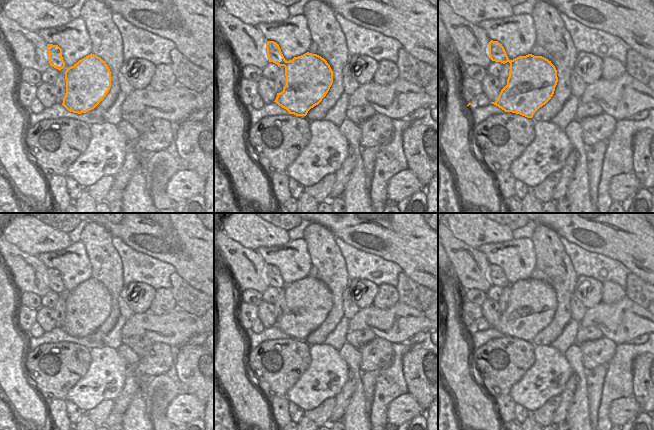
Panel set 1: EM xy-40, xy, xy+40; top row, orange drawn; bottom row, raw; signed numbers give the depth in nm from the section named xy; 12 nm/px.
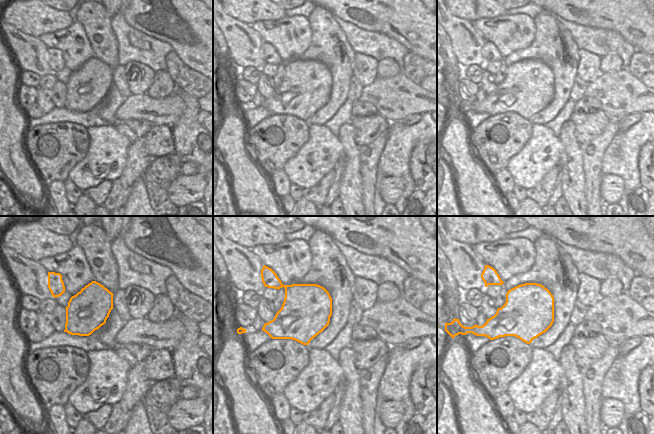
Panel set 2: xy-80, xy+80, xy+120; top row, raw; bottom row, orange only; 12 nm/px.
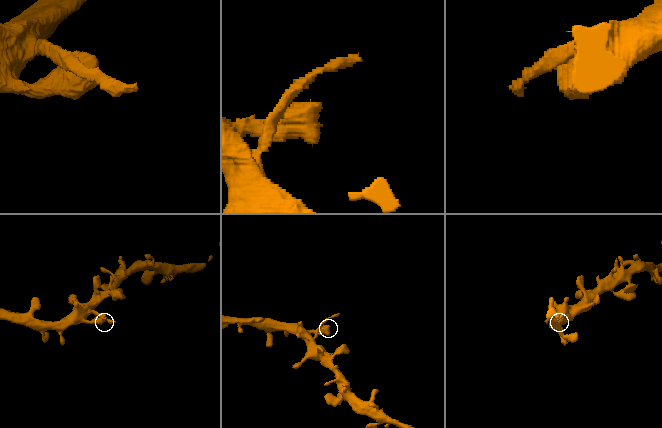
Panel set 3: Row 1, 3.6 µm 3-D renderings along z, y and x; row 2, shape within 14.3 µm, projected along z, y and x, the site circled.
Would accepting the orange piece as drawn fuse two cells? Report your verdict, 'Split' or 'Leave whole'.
Leave whole

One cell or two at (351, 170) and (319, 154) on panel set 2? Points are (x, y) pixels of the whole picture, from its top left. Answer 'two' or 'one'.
two

